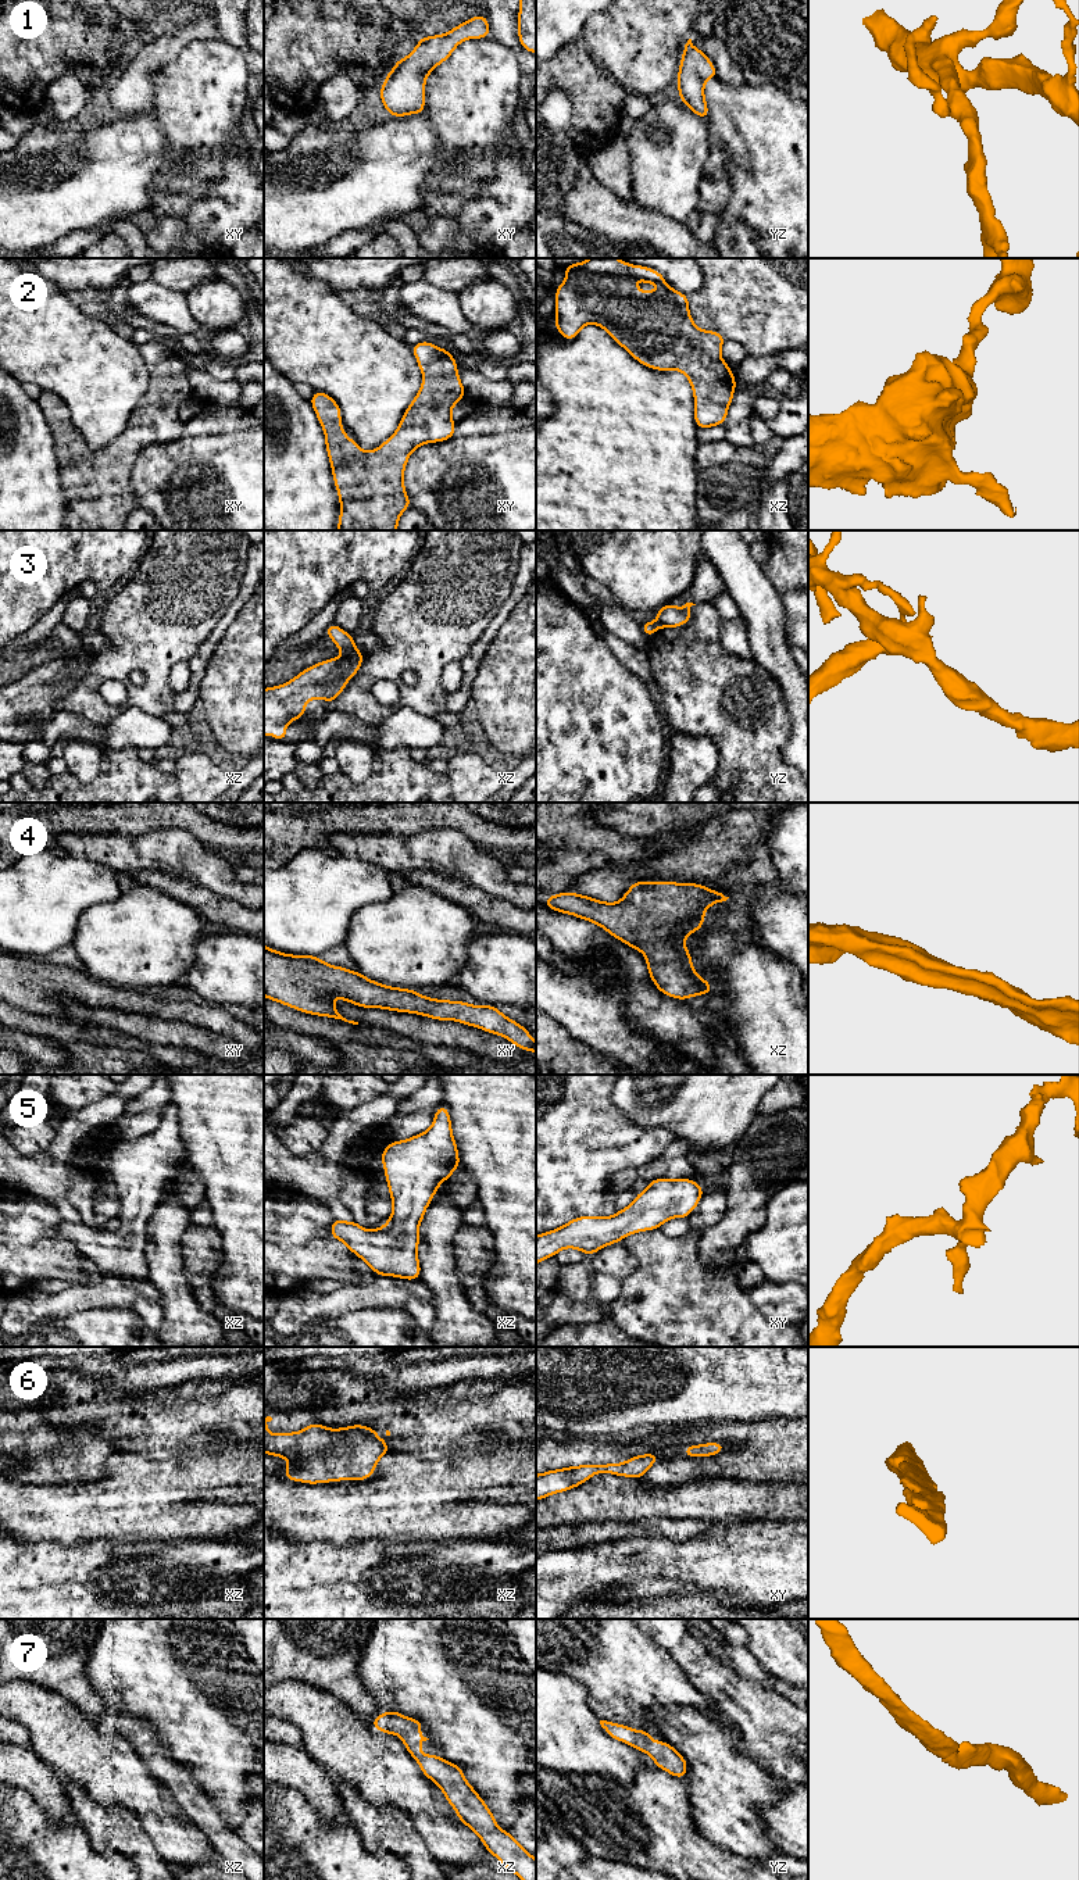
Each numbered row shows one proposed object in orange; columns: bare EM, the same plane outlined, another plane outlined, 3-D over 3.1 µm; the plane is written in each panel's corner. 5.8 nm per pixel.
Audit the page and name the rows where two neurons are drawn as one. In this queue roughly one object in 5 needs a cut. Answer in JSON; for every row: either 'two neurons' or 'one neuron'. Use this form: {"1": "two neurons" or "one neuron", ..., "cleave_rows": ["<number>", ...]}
{"1": "one neuron", "2": "one neuron", "3": "two neurons", "4": "one neuron", "5": "one neuron", "6": "one neuron", "7": "one neuron", "cleave_rows": ["3"]}

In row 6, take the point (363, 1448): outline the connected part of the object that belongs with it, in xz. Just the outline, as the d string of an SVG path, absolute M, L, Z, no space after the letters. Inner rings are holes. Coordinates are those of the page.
M271 1416L264 1419L264 1454L287 1459L290 1463L283 1476L292 1482L318 1484L371 1479L378 1461L390 1452L387 1443L376 1436L376 1429L364 1425L331 1429L315 1422L301 1432L272 1433L265 1426L271 1420Z

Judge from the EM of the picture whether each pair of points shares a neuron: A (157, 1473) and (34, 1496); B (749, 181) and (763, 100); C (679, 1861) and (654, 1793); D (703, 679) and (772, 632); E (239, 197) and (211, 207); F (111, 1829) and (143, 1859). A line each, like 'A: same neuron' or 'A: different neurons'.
A: same neuron
B: same neuron
C: same neuron
D: different neurons
E: same neuron
F: same neuron

